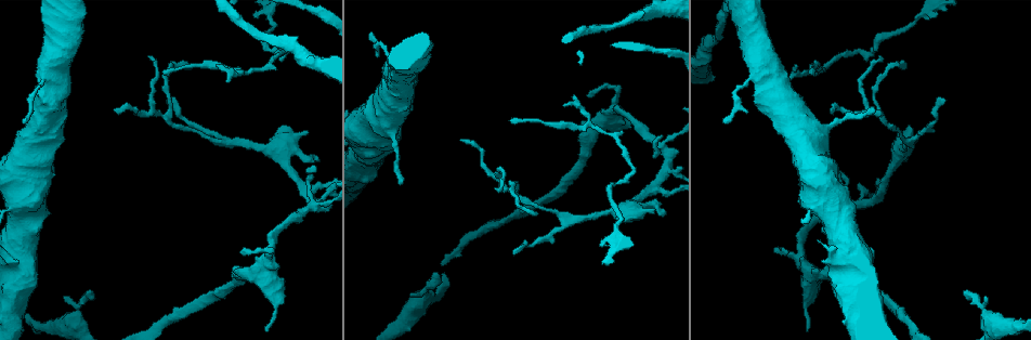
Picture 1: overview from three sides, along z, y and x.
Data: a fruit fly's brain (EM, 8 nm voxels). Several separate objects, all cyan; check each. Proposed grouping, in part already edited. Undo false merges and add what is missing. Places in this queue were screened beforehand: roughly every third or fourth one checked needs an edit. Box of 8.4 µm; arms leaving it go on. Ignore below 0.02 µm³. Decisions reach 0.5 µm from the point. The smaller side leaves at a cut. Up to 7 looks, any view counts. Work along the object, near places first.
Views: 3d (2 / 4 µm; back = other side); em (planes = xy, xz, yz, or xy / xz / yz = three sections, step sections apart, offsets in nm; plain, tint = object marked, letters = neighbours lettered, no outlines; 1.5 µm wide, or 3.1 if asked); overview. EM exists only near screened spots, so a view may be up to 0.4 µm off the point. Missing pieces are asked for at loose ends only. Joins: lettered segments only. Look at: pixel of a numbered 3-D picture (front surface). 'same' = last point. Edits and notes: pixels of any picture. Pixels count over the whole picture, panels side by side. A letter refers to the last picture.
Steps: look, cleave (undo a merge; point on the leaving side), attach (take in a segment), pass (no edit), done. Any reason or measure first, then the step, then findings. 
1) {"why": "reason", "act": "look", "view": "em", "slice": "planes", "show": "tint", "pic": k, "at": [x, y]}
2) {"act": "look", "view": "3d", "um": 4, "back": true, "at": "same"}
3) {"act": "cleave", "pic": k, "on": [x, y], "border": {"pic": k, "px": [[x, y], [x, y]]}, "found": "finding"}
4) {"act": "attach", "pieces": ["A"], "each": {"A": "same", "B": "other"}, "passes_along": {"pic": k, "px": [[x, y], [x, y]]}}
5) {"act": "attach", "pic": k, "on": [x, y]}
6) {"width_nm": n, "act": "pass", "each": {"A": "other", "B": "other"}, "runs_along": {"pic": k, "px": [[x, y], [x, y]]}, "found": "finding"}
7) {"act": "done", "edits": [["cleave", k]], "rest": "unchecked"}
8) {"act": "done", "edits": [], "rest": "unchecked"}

{"why": "branch stops here", "act": "look", "view": "em", "slice": "planes", "show": "letters", "pic": 1, "at": [438, 273]}

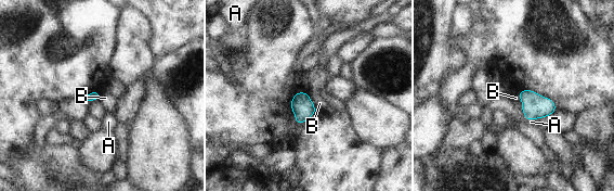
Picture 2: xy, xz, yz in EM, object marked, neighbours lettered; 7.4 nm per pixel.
{"longest_contact_nm": ["B", 130], "act": "pass", "each": {"A": "other", "B": "other"}, "border": {"pic": 2, "px": [[517, 92], [522, 107]]}, "found": "none of them fits"}

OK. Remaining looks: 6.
{"why": "tapers out", "act": "look", "view": "em", "slice": "planes", "show": "letters", "pic": 1, "at": [831, 110]}

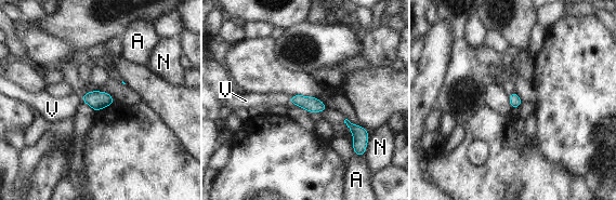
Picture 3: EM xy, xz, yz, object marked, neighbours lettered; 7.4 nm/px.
{"width_nm": 90, "act": "attach", "pieces": ["V"], "each": {"A": "other", "N": "other", "V": "same"}, "passes_along": {"pic": 3, "px": [[310, 104], [290, 98], [267, 98]]}, "found": "it goes on there"}

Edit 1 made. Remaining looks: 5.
{"act": "look", "view": "overview"}

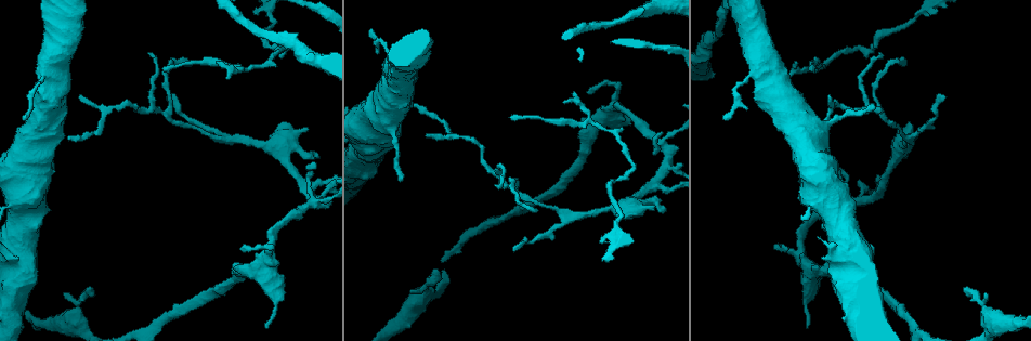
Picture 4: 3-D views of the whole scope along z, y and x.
{"why": "branch stops here", "act": "look", "view": "3d", "um": 2, "pic": 4, "at": [873, 104]}

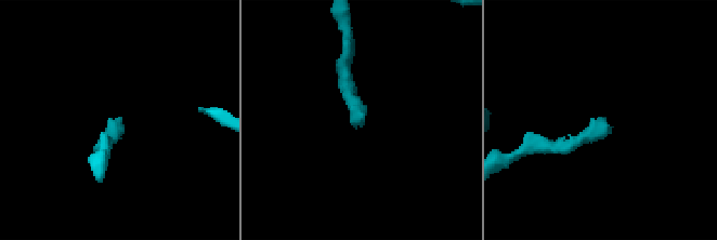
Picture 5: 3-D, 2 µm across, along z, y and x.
{"why": "need the tissue", "act": "look", "view": "em", "slice": "xz", "step": 8, "show": "letters", "pic": 5, "at": [118, 122]}

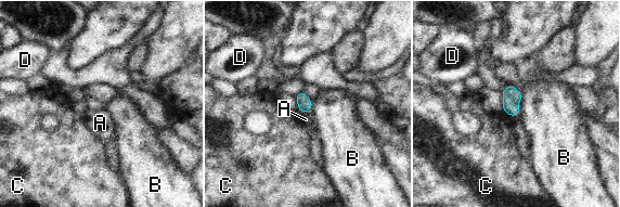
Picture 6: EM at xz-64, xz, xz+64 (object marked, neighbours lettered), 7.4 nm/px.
{"width_nm": 110, "act": "pass", "each": {"A": "other", "B": "other", "C": "other", "D": "other"}, "border": {"pic": 6, "px": [[521, 92], [521, 99], [518, 103]]}, "found": "none of them fits"}

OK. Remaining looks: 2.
{"act": "done", "edits": [["attach", 3]], "rest": "unchecked"}

